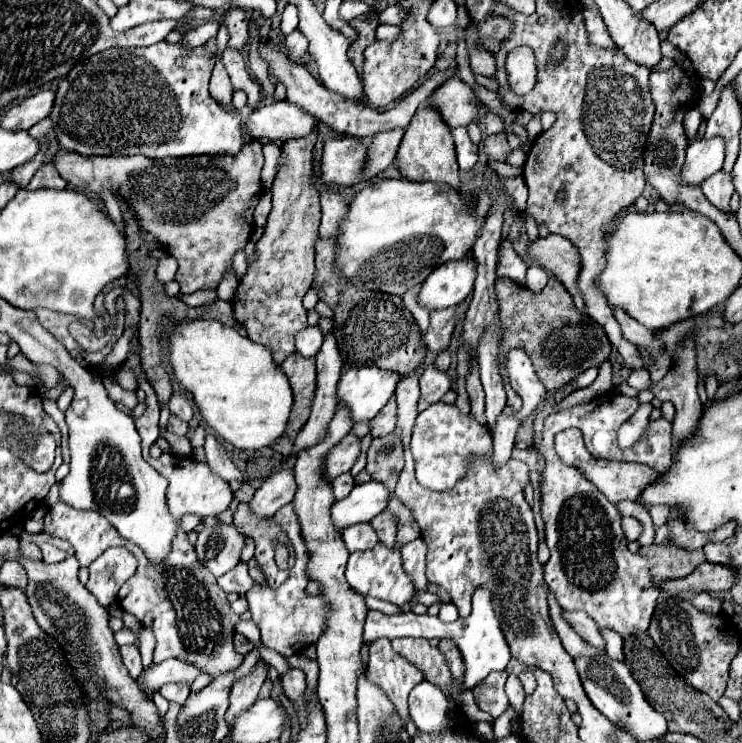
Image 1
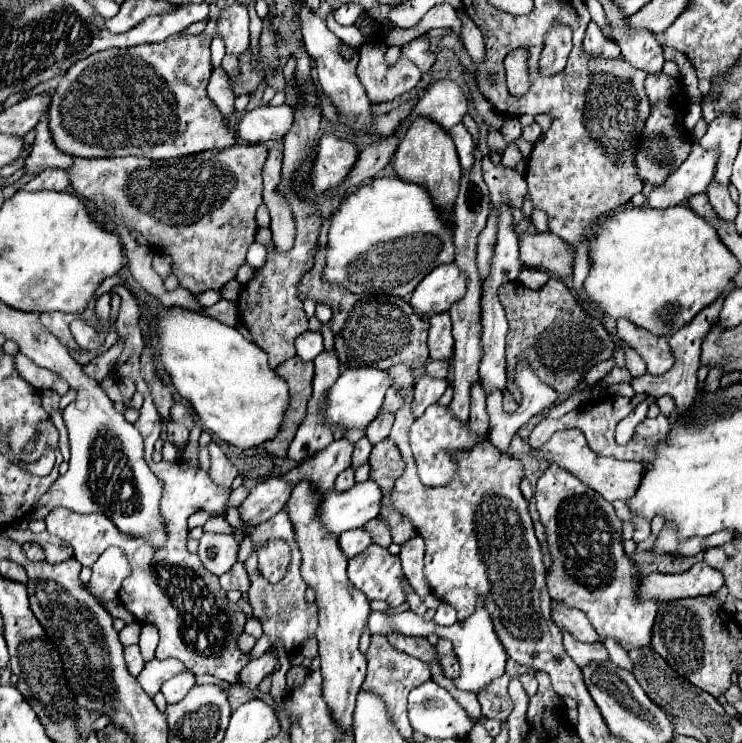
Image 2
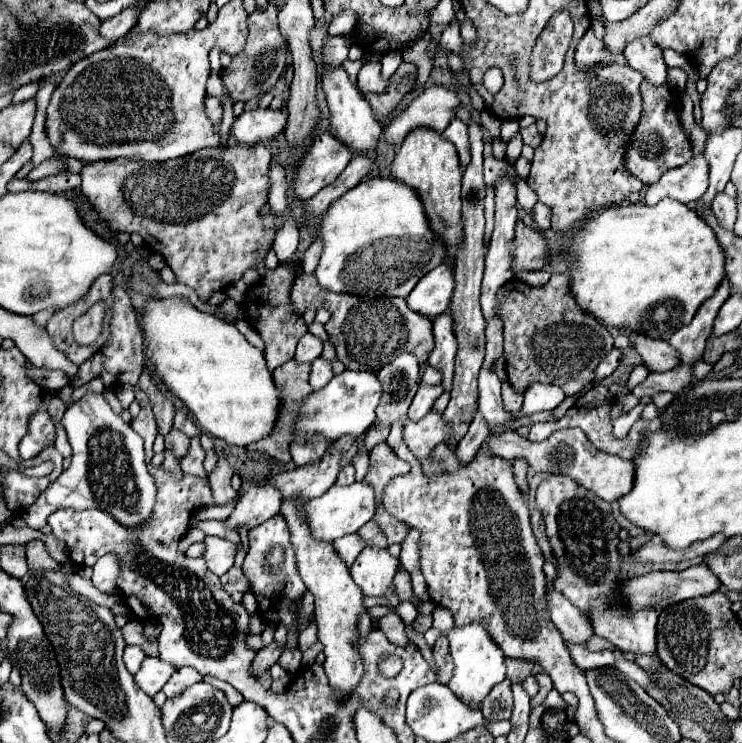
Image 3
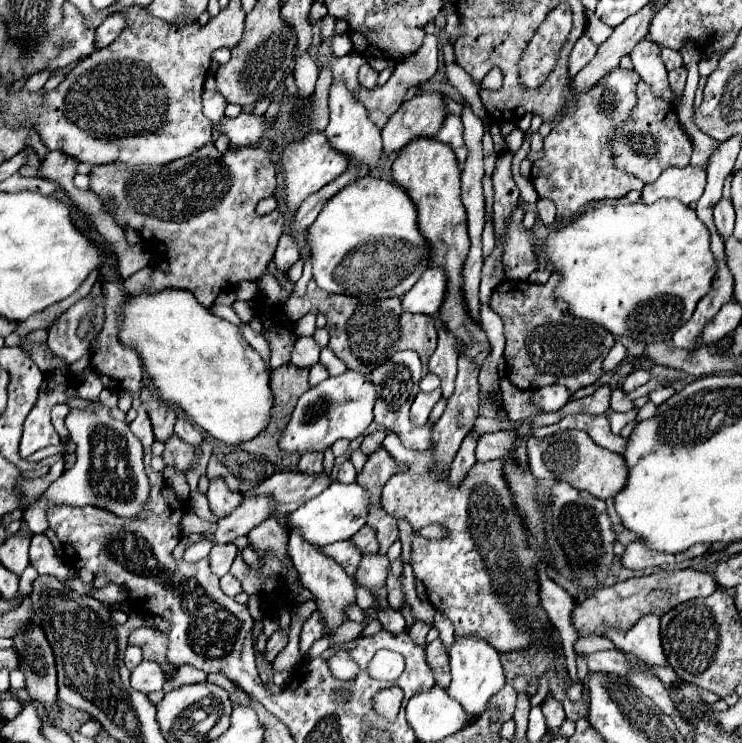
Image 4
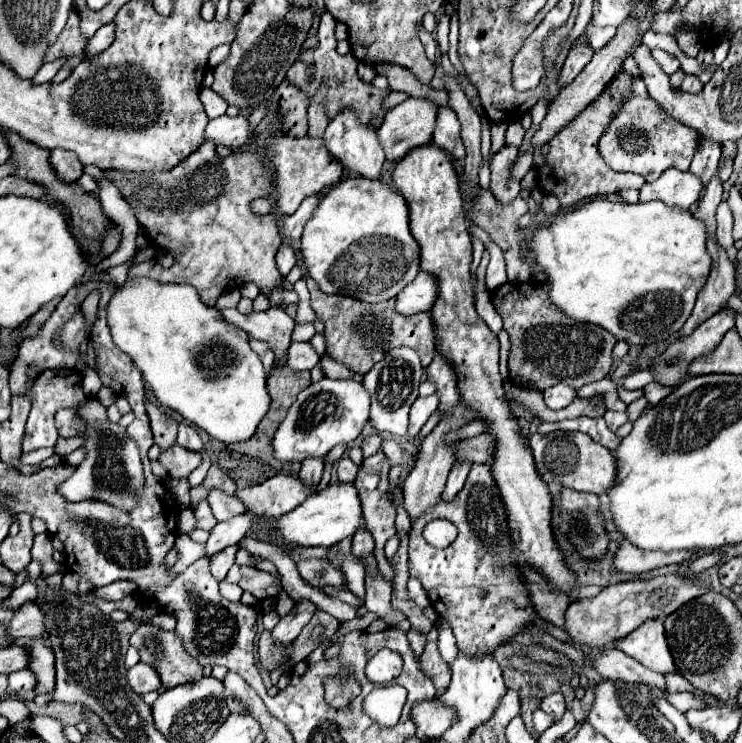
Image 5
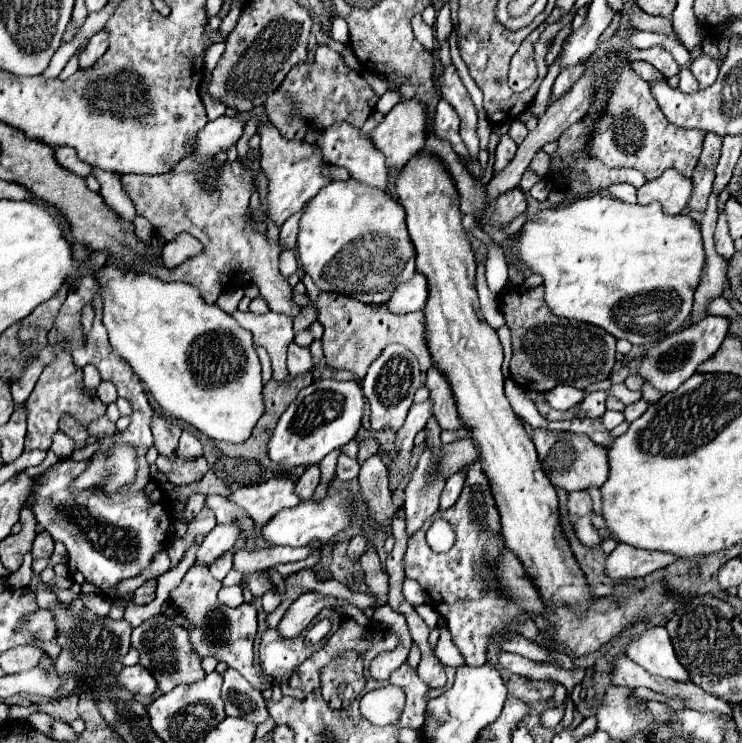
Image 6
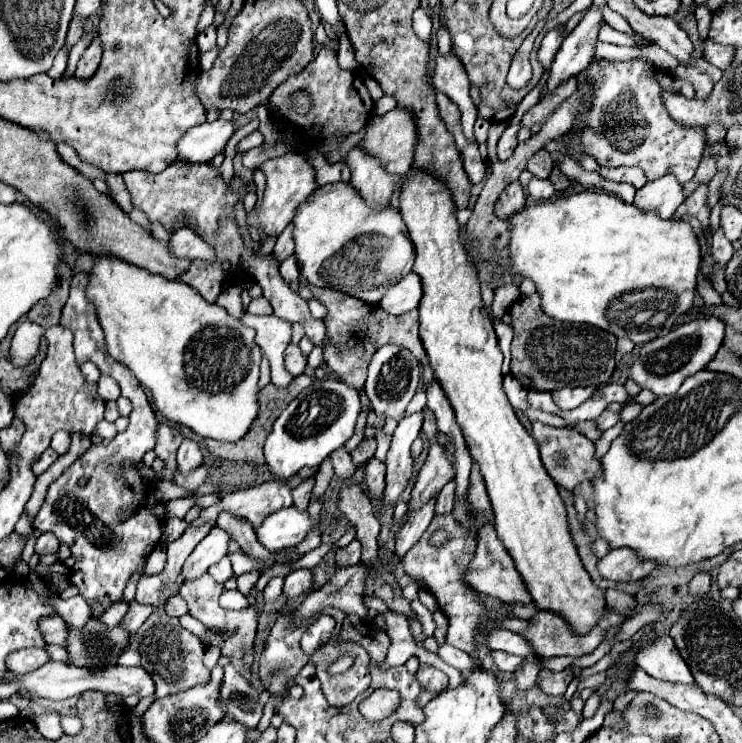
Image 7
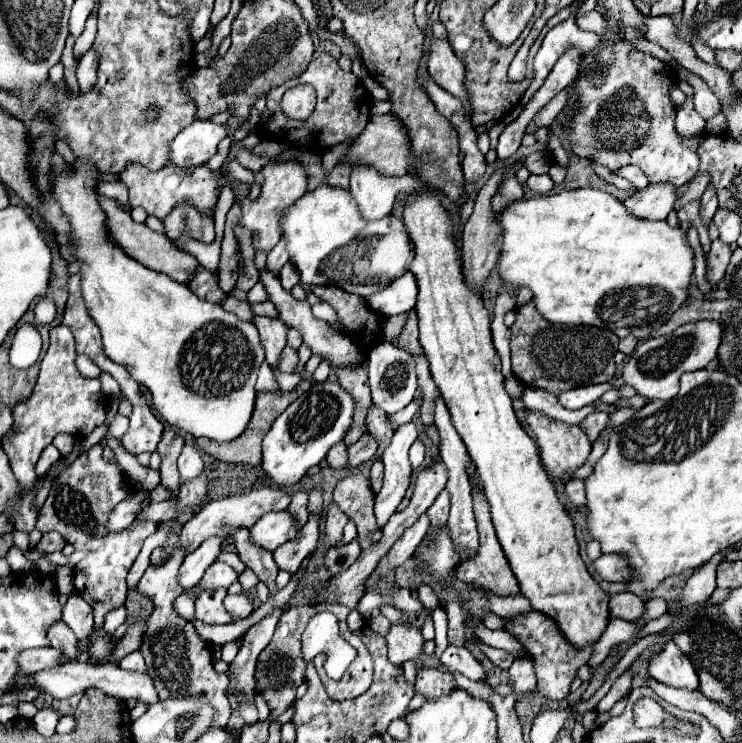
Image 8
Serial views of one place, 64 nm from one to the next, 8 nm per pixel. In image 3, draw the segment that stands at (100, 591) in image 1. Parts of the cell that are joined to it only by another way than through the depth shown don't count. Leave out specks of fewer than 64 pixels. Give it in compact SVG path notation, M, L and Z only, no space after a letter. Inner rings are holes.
M106 554L96 562L92 582L100 592L112 594L116 590L116 576L120 572L120 562L114 554Z

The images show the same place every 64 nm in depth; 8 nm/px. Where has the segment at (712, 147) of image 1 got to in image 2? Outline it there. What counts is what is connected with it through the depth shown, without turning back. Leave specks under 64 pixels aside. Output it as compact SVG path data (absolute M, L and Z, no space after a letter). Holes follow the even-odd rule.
M694 142L688 160L678 170L674 170L662 186L650 192L648 204L652 208L666 208L670 204L680 204L696 194L706 192L708 184L712 182L714 168L716 152L702 150L700 144Z

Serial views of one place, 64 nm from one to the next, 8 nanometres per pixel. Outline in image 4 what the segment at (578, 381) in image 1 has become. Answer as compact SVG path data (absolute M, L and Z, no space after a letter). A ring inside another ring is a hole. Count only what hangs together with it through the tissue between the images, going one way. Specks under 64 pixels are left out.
M616 342L616 344L612 346L608 358L604 360L604 372L612 372L624 358L626 358L626 348L624 348L620 342Z

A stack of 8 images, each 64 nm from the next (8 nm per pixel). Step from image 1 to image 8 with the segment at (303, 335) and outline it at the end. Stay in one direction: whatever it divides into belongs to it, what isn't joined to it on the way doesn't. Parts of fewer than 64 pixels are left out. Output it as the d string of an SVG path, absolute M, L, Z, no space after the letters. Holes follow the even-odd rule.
M286 346L284 352L280 354L280 364L278 364L280 372L294 372L296 370L296 364L298 364L296 350L292 350L290 346Z

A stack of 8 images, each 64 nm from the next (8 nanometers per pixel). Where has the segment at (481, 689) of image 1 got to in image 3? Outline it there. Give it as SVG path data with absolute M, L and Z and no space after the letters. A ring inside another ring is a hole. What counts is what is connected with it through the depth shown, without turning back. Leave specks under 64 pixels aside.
M508 678L488 694L488 698L482 702L480 710L486 718L486 722L500 722L500 720L510 718L510 714L512 714L512 690L510 690Z

